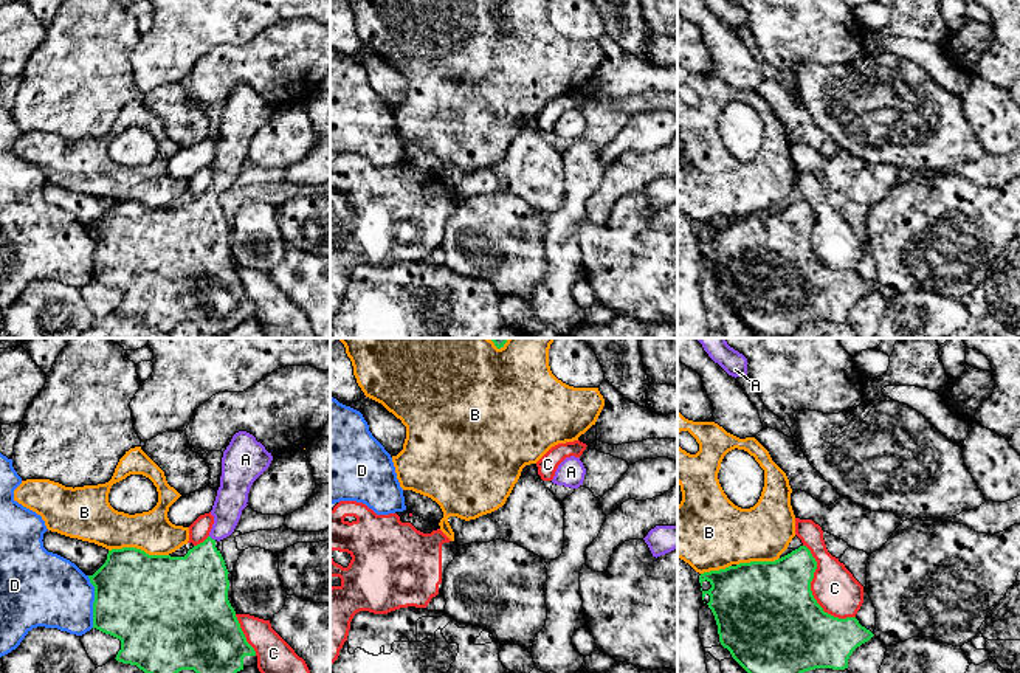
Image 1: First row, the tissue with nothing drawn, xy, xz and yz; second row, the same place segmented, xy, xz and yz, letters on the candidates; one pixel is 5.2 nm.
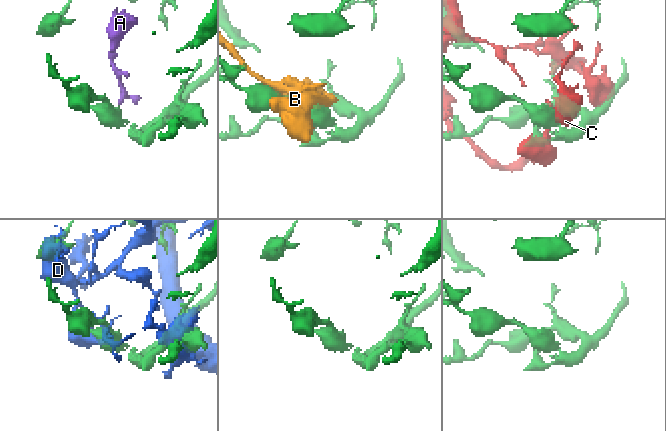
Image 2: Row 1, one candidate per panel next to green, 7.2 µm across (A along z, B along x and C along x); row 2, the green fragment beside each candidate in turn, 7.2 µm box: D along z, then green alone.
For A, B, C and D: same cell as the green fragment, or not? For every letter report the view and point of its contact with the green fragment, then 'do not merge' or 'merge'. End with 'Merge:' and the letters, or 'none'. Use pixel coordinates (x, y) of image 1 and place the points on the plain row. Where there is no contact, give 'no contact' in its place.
A: xy (211, 191) | merge
B: xy (138, 202) | do not merge
C: yz (811, 245) | do not merge
D: xy (93, 255) | do not merge
Merge: A

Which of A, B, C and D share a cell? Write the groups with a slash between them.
A / B / C / D

